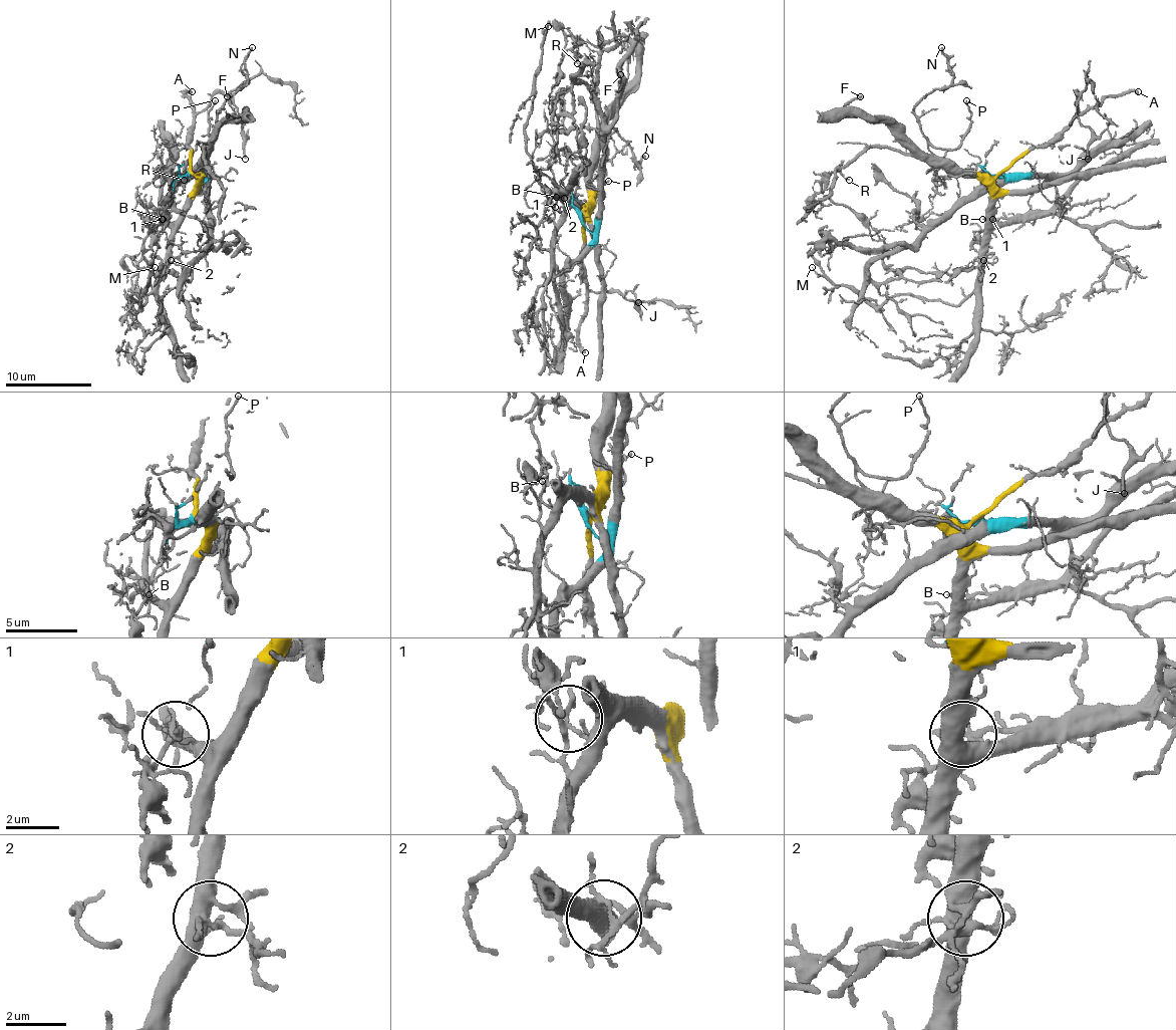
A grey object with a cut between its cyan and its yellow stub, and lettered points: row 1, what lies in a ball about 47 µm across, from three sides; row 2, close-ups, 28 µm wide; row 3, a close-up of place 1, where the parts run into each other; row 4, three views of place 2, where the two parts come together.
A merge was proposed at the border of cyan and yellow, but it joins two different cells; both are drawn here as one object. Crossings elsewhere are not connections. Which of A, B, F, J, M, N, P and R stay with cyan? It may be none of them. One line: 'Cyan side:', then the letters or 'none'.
Cyan side: none

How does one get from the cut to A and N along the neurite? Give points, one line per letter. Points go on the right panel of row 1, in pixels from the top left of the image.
A: (1003, 172), (1030, 151), (1047, 146), (1077, 115), (1094, 109), (1107, 96), (1137, 91)
N: (1003, 172), (990, 176), (955, 172), (928, 148), (915, 107), (928, 94), (951, 83), (953, 72), (940, 46)

